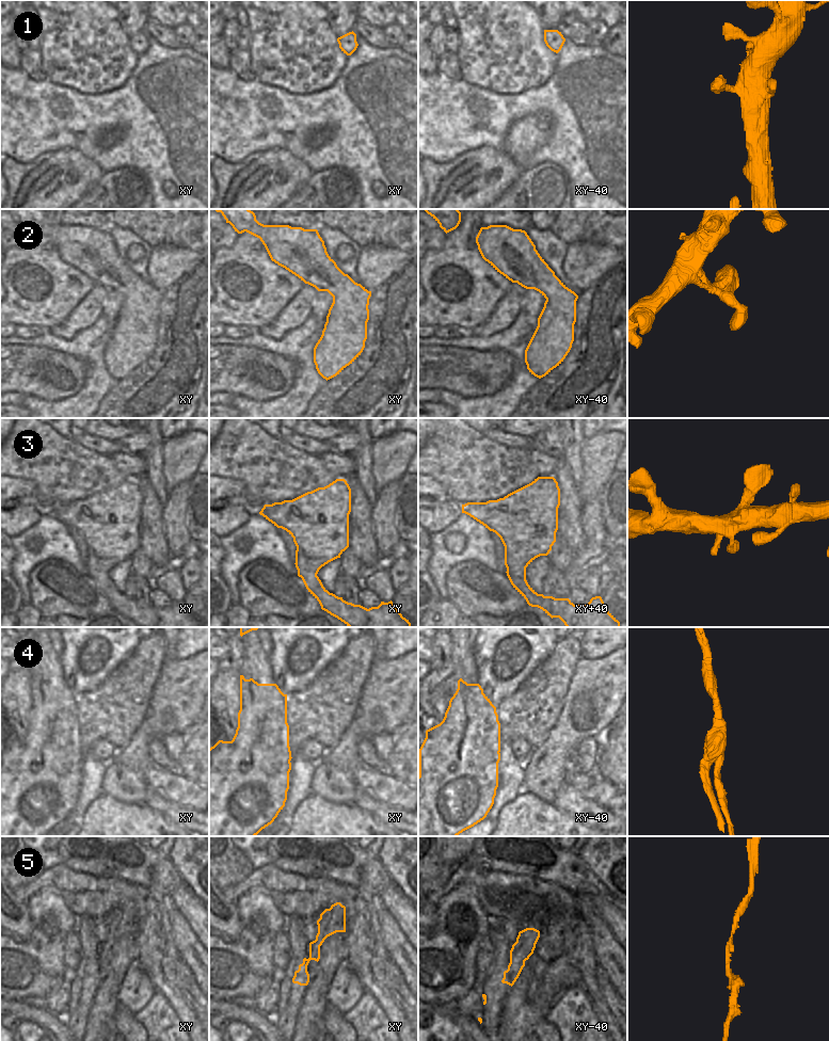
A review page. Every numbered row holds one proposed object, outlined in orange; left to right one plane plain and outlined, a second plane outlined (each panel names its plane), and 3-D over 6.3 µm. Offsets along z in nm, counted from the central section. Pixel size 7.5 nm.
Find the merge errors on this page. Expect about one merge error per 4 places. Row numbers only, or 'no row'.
4

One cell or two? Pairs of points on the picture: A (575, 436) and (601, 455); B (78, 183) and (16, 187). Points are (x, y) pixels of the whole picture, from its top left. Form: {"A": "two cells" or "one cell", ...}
{"A": "two cells", "B": "one cell"}

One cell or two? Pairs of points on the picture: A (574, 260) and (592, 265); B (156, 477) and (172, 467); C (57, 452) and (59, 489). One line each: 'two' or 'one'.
A: one
B: two
C: one

